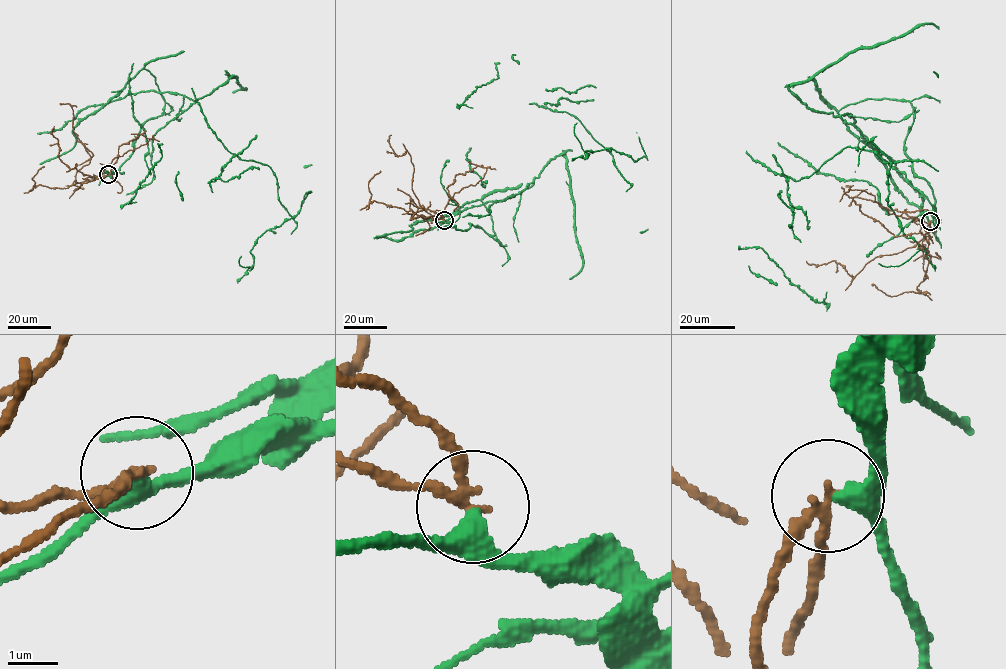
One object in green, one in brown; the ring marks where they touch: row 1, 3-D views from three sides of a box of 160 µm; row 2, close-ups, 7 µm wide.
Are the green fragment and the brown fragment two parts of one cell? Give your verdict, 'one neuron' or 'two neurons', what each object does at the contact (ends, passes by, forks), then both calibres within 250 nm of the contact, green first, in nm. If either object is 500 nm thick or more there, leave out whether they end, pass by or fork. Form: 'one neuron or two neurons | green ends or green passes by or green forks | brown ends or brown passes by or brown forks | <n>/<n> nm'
two neurons | green passes by | brown passes by | 320/190 nm

